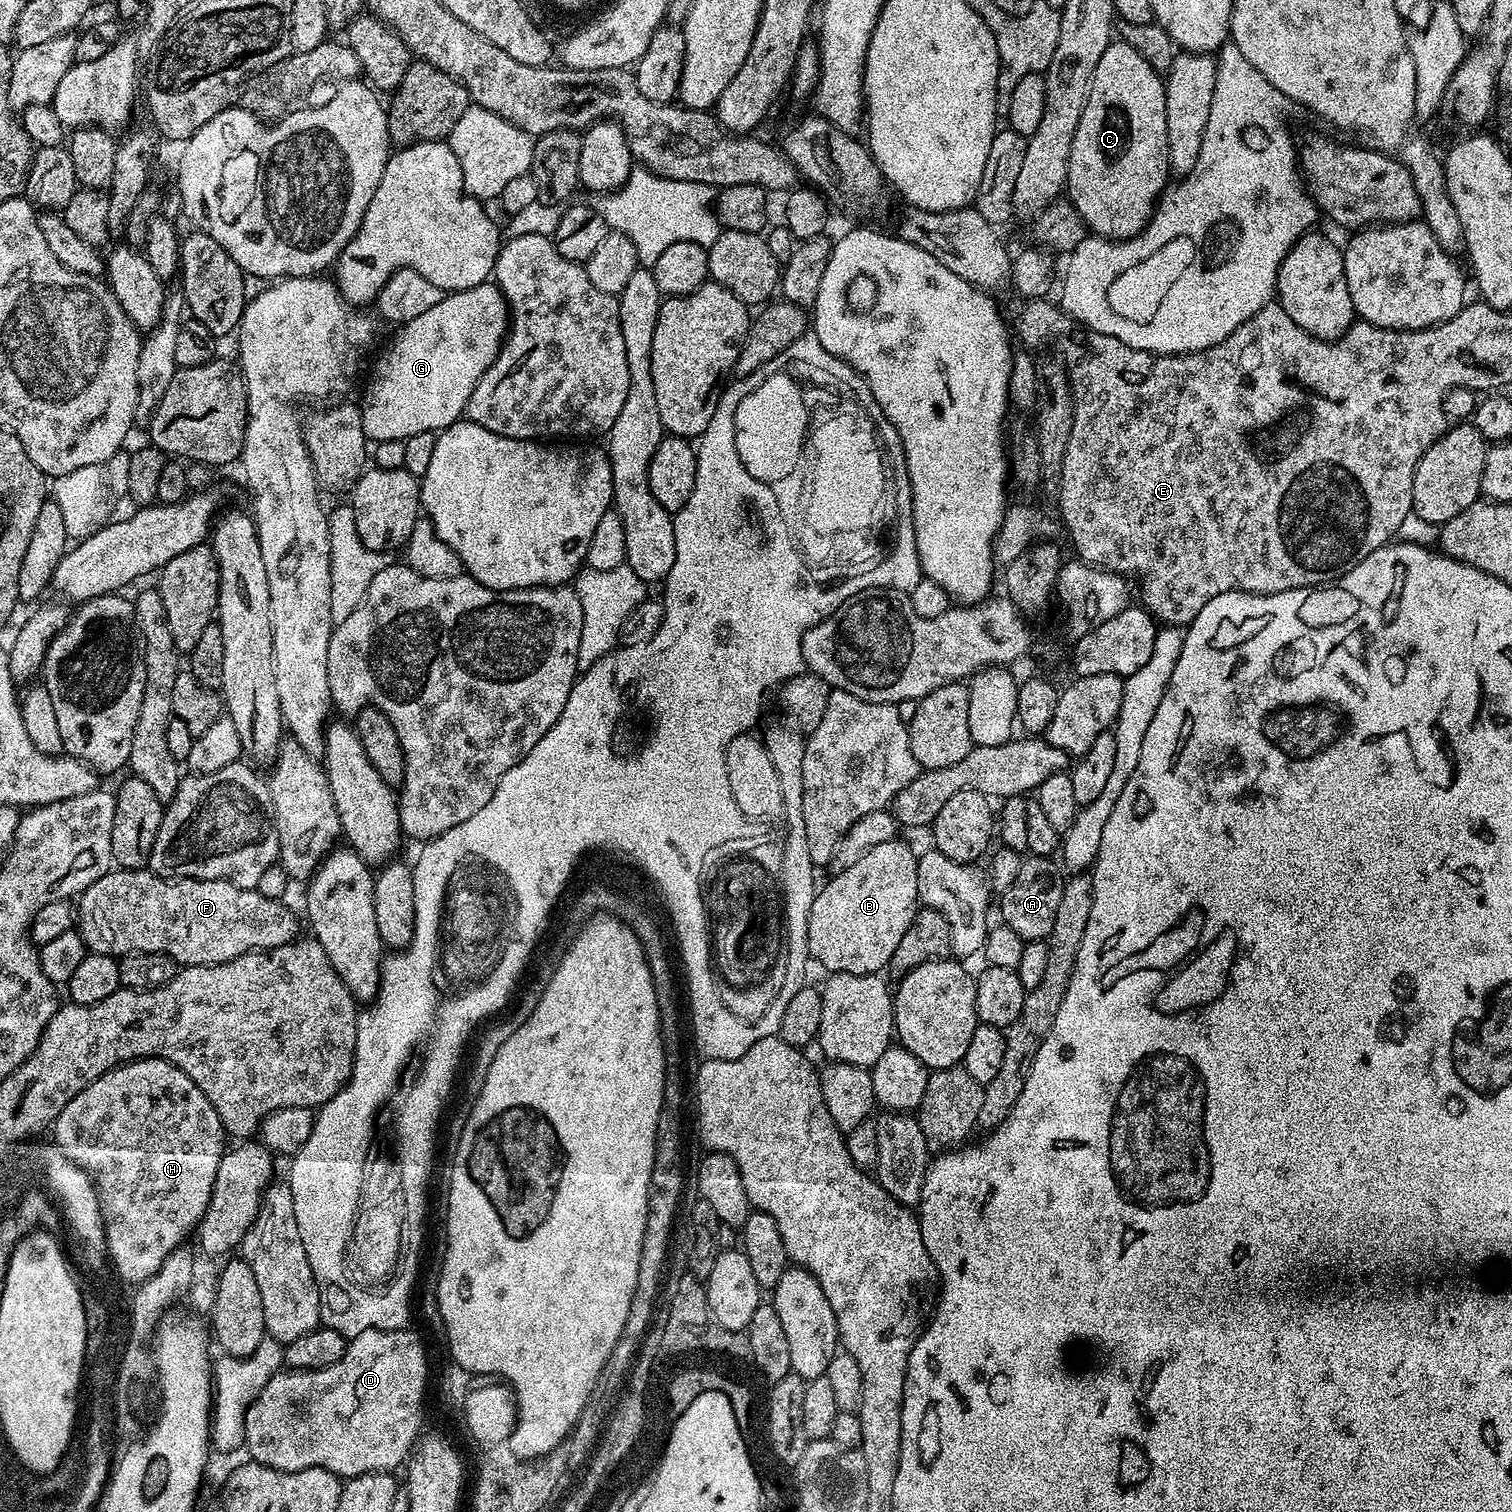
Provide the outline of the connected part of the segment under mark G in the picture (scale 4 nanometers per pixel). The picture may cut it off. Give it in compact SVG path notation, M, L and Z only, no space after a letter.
M485 282L461 292L449 292L442 298L442 302L438 302L438 306L418 314L418 318L410 318L410 322L399 325L393 331L396 333L393 334L392 341L388 344L388 349L377 358L376 365L372 368L372 377L369 378L368 385L364 388L364 401L359 401L358 404L365 437L372 442L382 440L405 441L414 434L422 434L423 432L439 433L441 430L450 427L451 424L457 423L465 415L470 394L474 394L474 386L478 386L482 374L486 374L486 370L490 370L490 366L498 358L500 347L504 345L509 327L510 313L508 311L508 303L504 295L500 293L499 286L494 282Z

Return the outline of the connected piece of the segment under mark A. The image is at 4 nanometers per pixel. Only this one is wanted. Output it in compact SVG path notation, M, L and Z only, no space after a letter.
M1034 855L1021 859L1018 875L1014 877L1010 890L1006 890L999 897L999 919L1008 924L1010 930L1014 930L1014 934L1018 934L1026 942L1047 941L1050 930L1054 926L1054 918L1058 914L1058 905L1062 903L1065 879L1065 873L1055 859Z

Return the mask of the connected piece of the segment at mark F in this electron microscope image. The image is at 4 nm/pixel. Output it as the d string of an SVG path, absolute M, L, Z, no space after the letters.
M109 870L85 892L79 893L74 920L89 952L117 958L132 952L161 952L177 965L221 964L247 952L286 946L297 939L296 916L284 900L266 898L255 888L239 888L228 880L186 880L165 878L151 870Z

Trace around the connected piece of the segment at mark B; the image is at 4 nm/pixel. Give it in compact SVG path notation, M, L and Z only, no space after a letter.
M903 838L882 842L866 850L854 866L846 866L846 870L835 873L831 877L833 880L817 891L808 911L808 955L825 968L825 973L880 974L891 965L894 950L898 950L902 934L910 930L910 922L914 922L920 904L917 859L917 853L912 853L911 846Z

